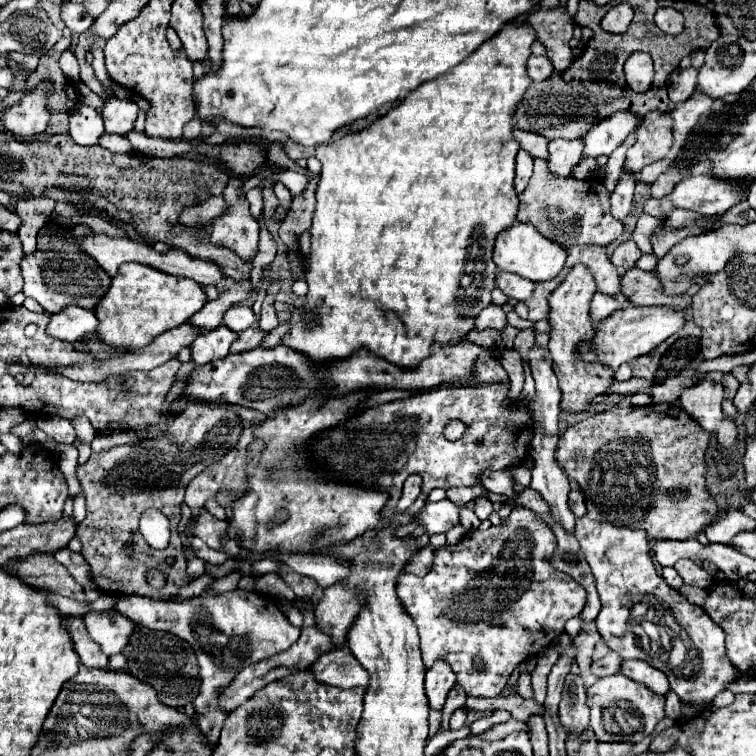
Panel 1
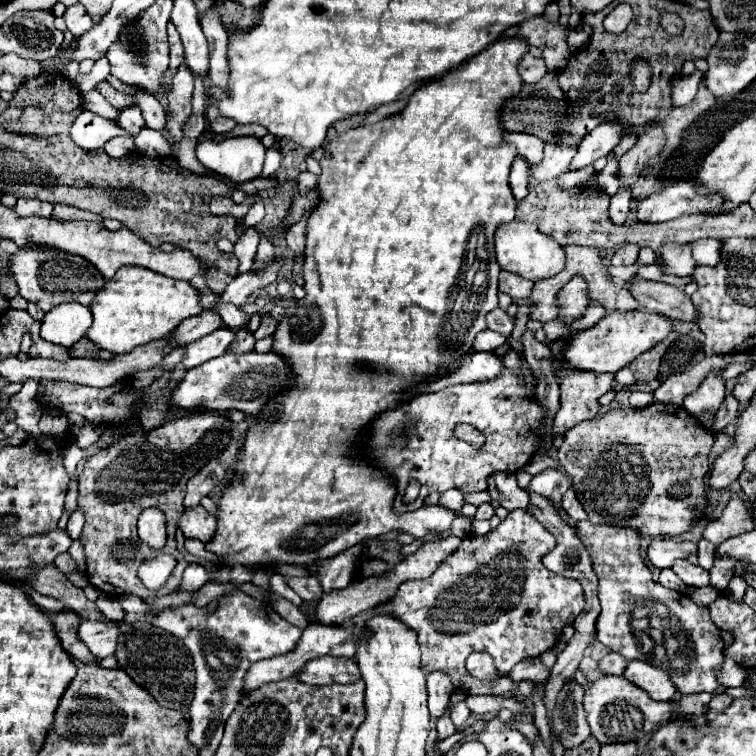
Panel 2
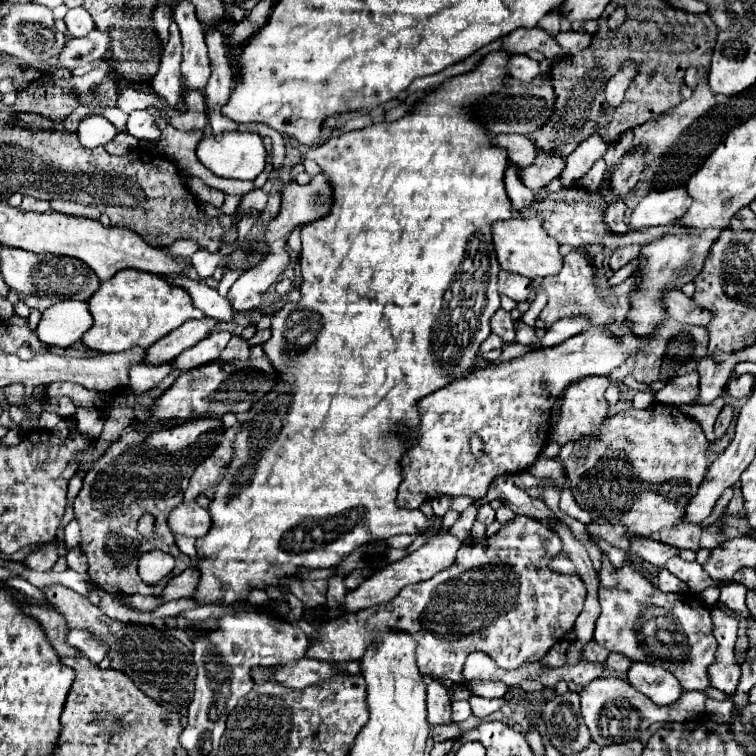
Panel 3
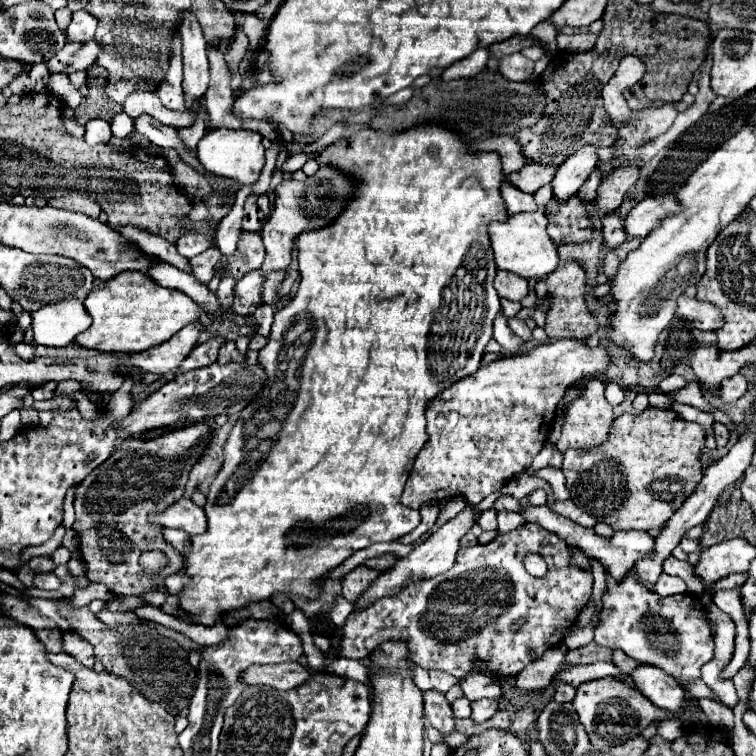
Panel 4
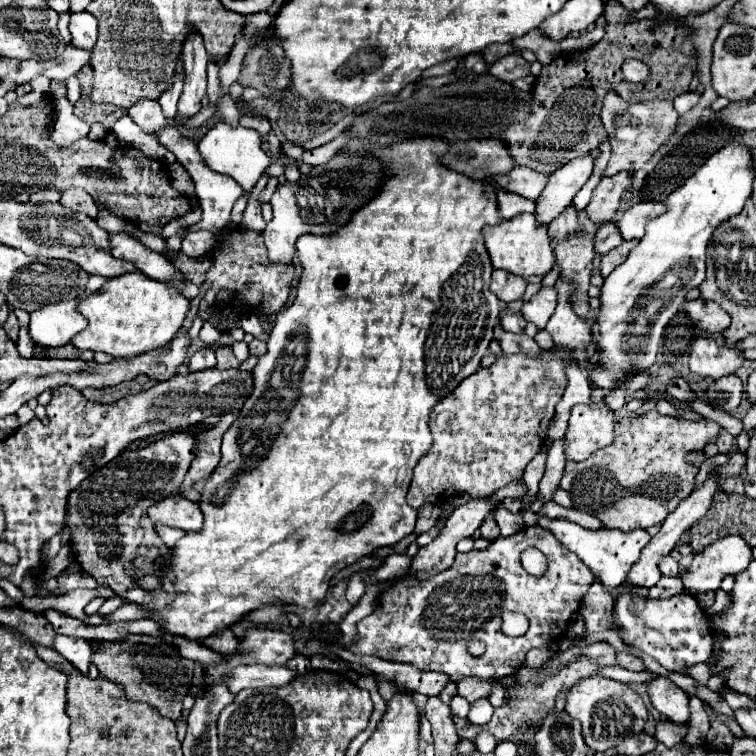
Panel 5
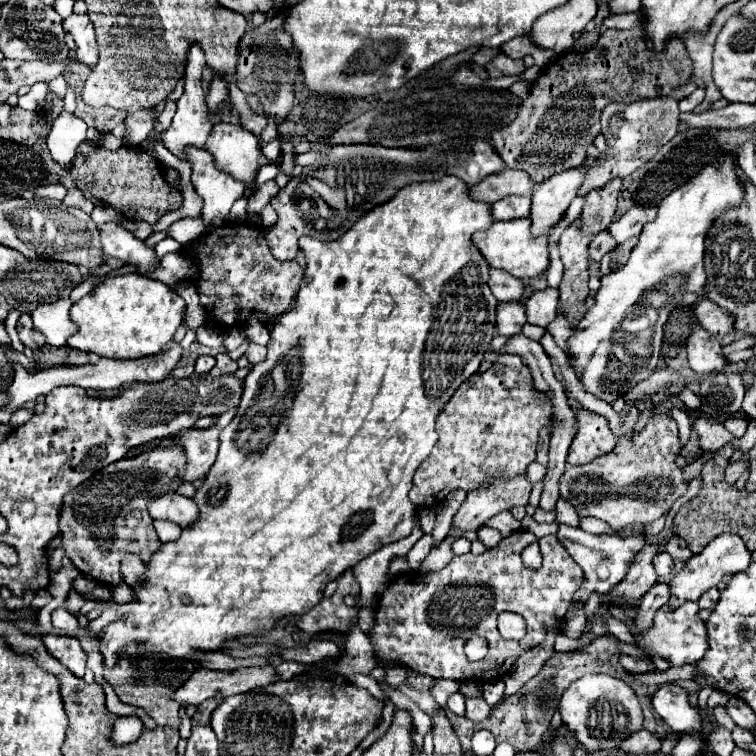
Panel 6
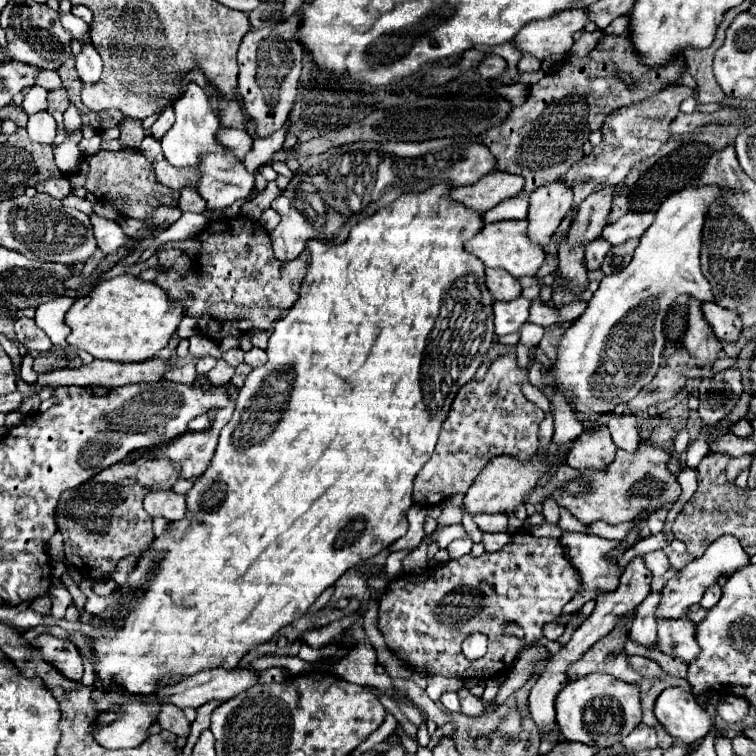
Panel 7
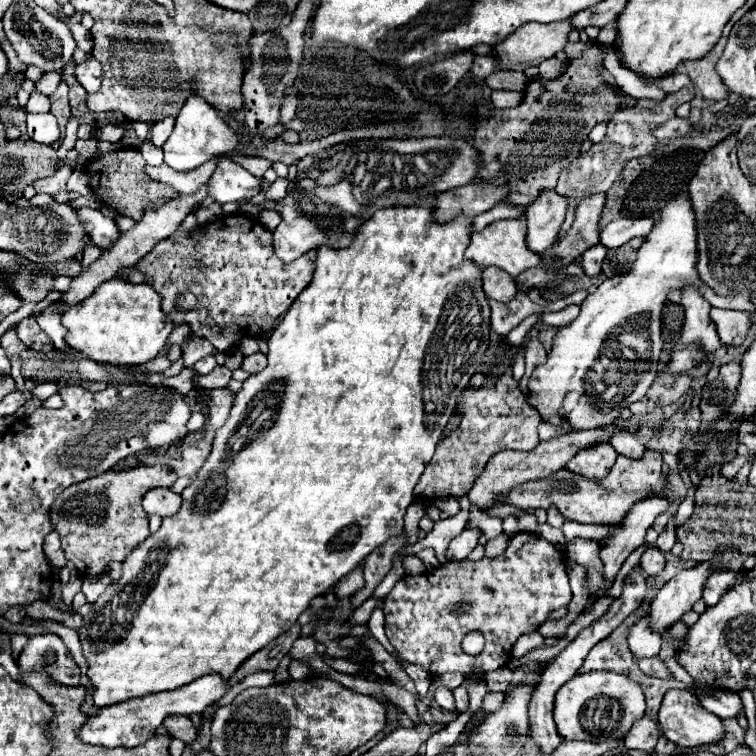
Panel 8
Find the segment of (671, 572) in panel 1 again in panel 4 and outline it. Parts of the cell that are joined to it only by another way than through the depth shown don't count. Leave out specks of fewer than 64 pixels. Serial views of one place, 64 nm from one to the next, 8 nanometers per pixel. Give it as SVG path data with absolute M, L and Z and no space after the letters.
M662 572L660 580L652 586L652 592L656 592L658 596L672 596L678 592L686 592L686 588L684 588L684 580L676 578L676 576L668 576Z

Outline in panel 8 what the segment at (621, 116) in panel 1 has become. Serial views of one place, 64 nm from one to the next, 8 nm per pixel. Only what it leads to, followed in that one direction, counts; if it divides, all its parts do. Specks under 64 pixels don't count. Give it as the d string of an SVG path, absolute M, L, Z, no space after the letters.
M554 190L542 192L536 198L536 202L526 206L528 220L526 244L532 252L542 256L554 244L566 216L566 208L568 208L566 200L558 196Z

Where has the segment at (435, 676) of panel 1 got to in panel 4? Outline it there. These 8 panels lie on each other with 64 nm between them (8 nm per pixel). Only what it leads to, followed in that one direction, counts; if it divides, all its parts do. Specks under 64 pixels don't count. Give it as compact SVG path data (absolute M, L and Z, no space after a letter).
M434 690L424 694L424 716L428 724L432 724L442 734L454 732L454 714L444 694L434 692Z

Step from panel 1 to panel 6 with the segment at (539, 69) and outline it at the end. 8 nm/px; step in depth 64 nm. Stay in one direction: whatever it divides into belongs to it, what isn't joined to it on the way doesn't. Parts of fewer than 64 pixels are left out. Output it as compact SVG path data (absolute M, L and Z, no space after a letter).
M496 56L492 58L492 62L486 64L486 72L492 76L492 78L498 78L498 76L518 76L524 72L524 64L522 60L512 60L508 56Z

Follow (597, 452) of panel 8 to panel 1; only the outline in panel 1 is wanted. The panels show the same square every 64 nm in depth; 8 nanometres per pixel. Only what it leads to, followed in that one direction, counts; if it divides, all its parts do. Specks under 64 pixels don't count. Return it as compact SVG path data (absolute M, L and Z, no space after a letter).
M578 264L570 270L566 280L550 296L550 326L552 326L552 330L550 330L548 350L552 354L554 372L556 372L558 382L560 382L560 392L562 392L560 406L564 412L570 412L570 414L586 412L588 406L592 404L592 400L598 394L606 394L612 380L614 380L612 368L606 368L602 364L582 362L580 354L578 354L578 346L584 340L590 340L594 336L594 332L592 332L594 328L592 328L590 318L588 318L590 300L594 294L596 294L596 284L594 284L588 268Z

